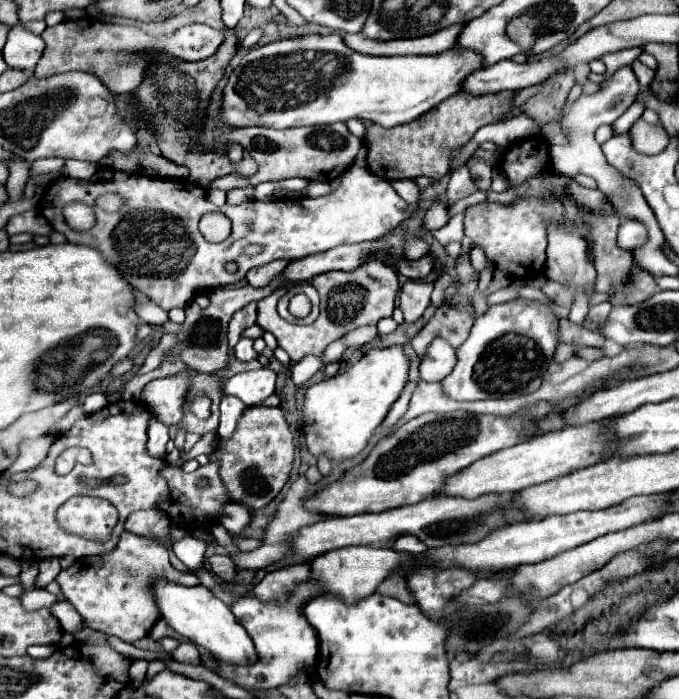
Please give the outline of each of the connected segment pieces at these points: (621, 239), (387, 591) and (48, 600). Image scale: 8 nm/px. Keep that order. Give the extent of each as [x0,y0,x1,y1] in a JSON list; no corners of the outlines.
[[618,221,646,249],[376,573,414,603],[20,589,58,611]]

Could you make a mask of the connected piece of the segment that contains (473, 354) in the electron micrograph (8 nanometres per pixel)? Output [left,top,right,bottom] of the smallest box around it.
[442,299,558,401]

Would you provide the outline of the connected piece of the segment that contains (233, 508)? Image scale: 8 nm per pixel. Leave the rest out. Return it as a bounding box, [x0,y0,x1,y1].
[220,505,252,535]

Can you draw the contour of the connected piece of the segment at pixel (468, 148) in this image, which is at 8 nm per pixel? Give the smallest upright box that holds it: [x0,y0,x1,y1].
[450,113,538,173]

